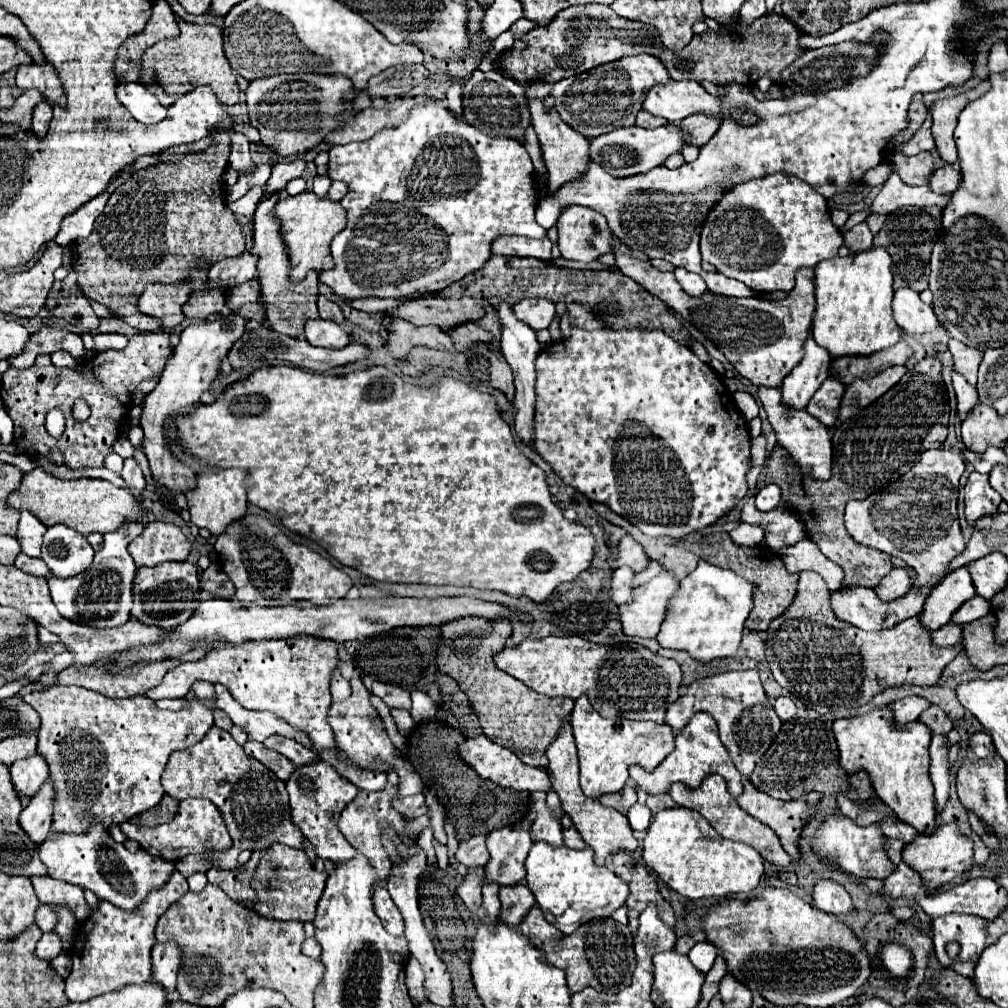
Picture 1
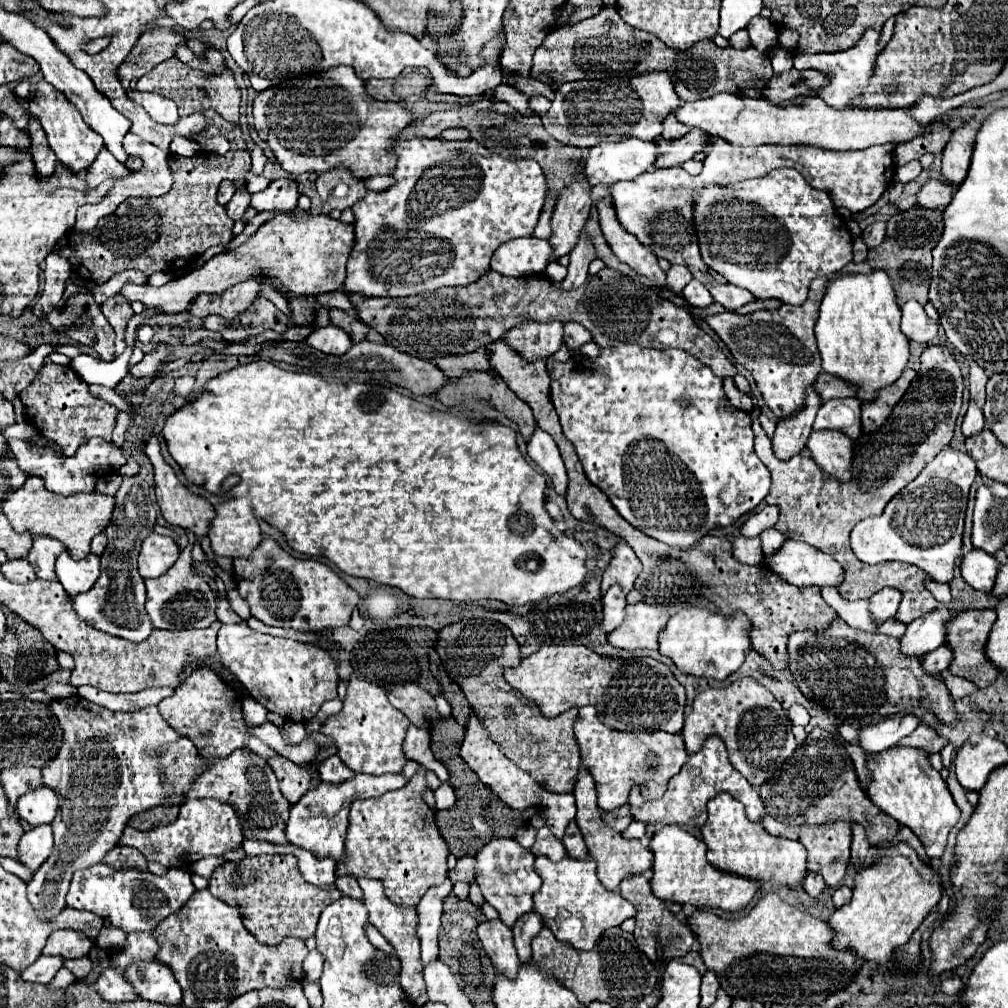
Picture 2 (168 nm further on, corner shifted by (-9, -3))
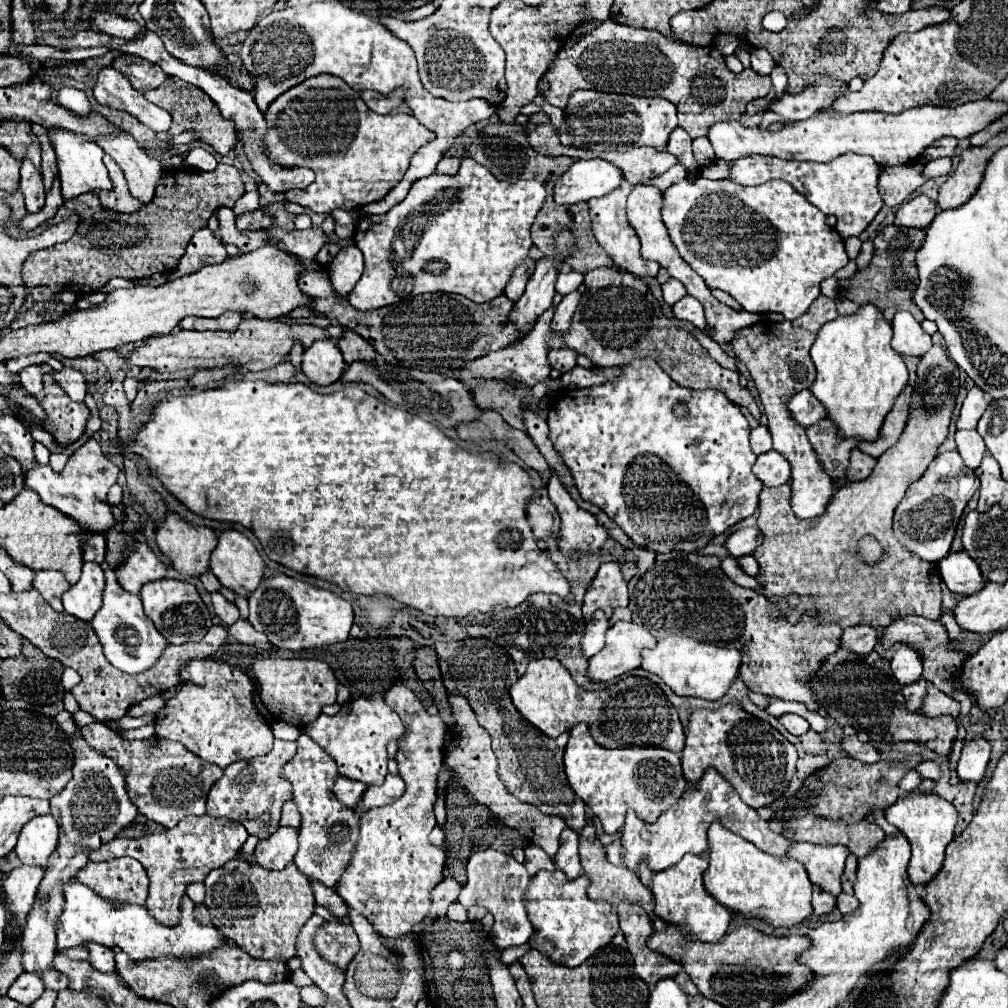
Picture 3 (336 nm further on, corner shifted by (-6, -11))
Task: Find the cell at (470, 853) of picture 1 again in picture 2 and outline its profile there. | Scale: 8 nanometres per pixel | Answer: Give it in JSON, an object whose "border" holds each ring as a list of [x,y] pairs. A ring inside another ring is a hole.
{"border":[[[464,855],[458,859],[456,867],[450,871],[450,881],[466,881],[466,883],[472,883],[474,877],[476,877],[476,871],[474,871],[474,865],[476,865],[476,857],[474,855]]]}

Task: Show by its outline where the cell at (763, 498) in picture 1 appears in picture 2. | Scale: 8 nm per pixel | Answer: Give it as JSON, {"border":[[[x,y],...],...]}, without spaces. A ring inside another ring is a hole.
{"border":[[[766,505],[762,511],[754,513],[744,525],[742,525],[742,535],[744,537],[756,537],[760,535],[764,529],[770,529],[776,525],[778,521],[778,505]]]}

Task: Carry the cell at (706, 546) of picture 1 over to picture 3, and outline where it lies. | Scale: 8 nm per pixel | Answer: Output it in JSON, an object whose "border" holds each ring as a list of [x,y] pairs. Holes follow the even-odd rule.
{"border":[[[545,401],[539,403],[541,415],[525,411],[525,425],[529,437],[537,445],[539,453],[547,459],[549,467],[557,473],[567,493],[571,493],[571,497],[577,501],[577,505],[593,513],[597,521],[609,529],[609,535],[621,545],[625,545],[625,549],[631,549],[637,557],[639,575],[637,579],[629,581],[629,609],[633,613],[633,621],[645,625],[653,633],[661,629],[679,631],[697,641],[737,649],[741,653],[739,677],[751,691],[775,699],[797,701],[813,713],[823,713],[821,703],[815,699],[813,689],[809,687],[809,679],[817,673],[821,663],[839,649],[839,637],[843,629],[839,625],[821,621],[821,617],[817,617],[815,613],[805,615],[795,625],[791,625],[789,621],[785,623],[785,617],[773,621],[769,617],[769,601],[763,595],[757,595],[753,589],[741,589],[739,585],[733,585],[733,581],[729,581],[729,577],[721,573],[721,561],[717,557],[681,551],[653,553],[635,547],[629,537],[625,537],[625,533],[621,533],[621,529],[617,529],[617,525],[613,525],[613,521],[609,521],[605,513],[601,513],[601,509],[585,503],[579,497],[567,465],[561,461],[561,455],[553,449],[547,437],[549,429],[545,405]]]}

